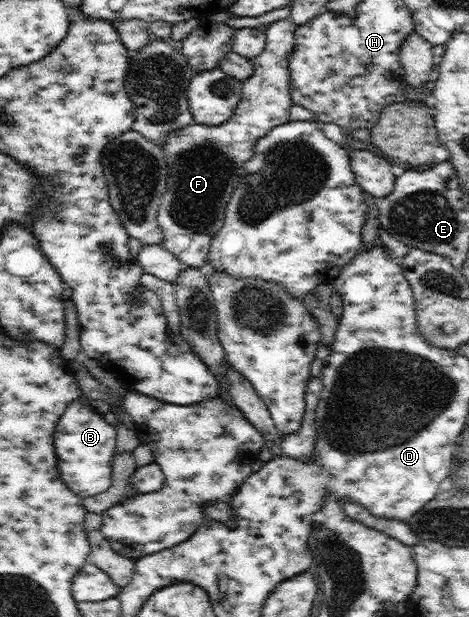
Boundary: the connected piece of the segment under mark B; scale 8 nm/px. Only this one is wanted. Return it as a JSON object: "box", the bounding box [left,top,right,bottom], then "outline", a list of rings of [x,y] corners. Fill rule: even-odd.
{"box":[54,395,116,497],"outline":[[[80,395],[74,401],[68,403],[68,407],[64,411],[64,415],[60,418],[54,432],[54,447],[56,447],[56,459],[58,459],[58,473],[62,477],[62,481],[70,488],[74,494],[86,497],[96,496],[97,494],[106,492],[113,480],[112,464],[114,456],[116,456],[116,430],[104,418],[103,414],[98,413],[92,404],[91,399]]]}

